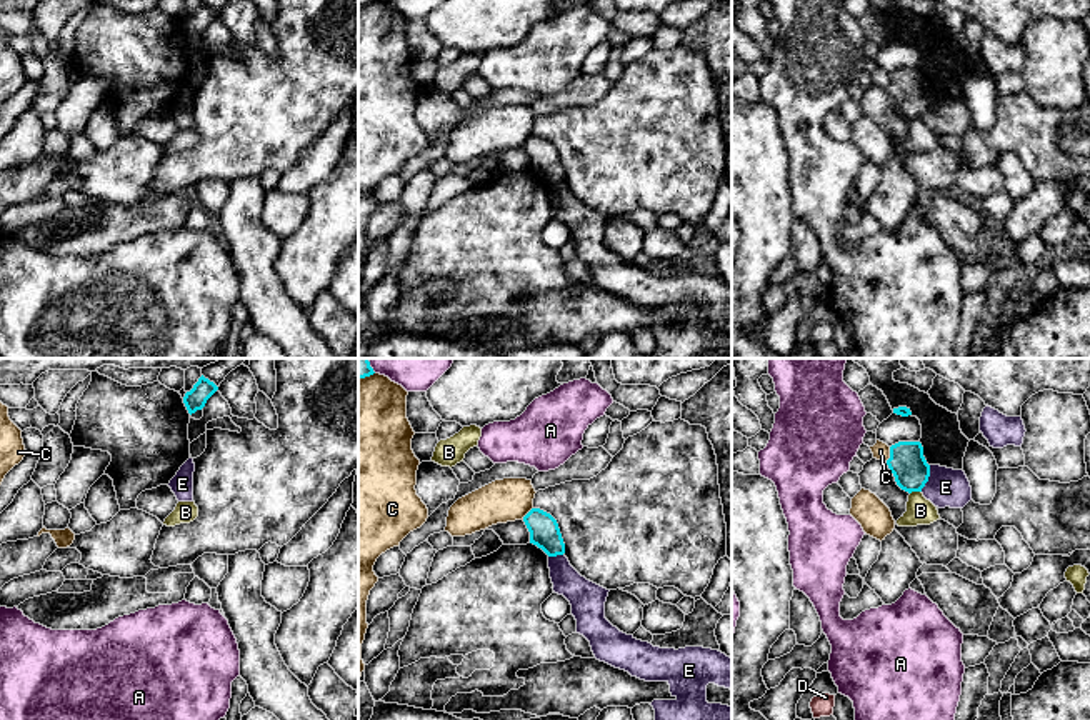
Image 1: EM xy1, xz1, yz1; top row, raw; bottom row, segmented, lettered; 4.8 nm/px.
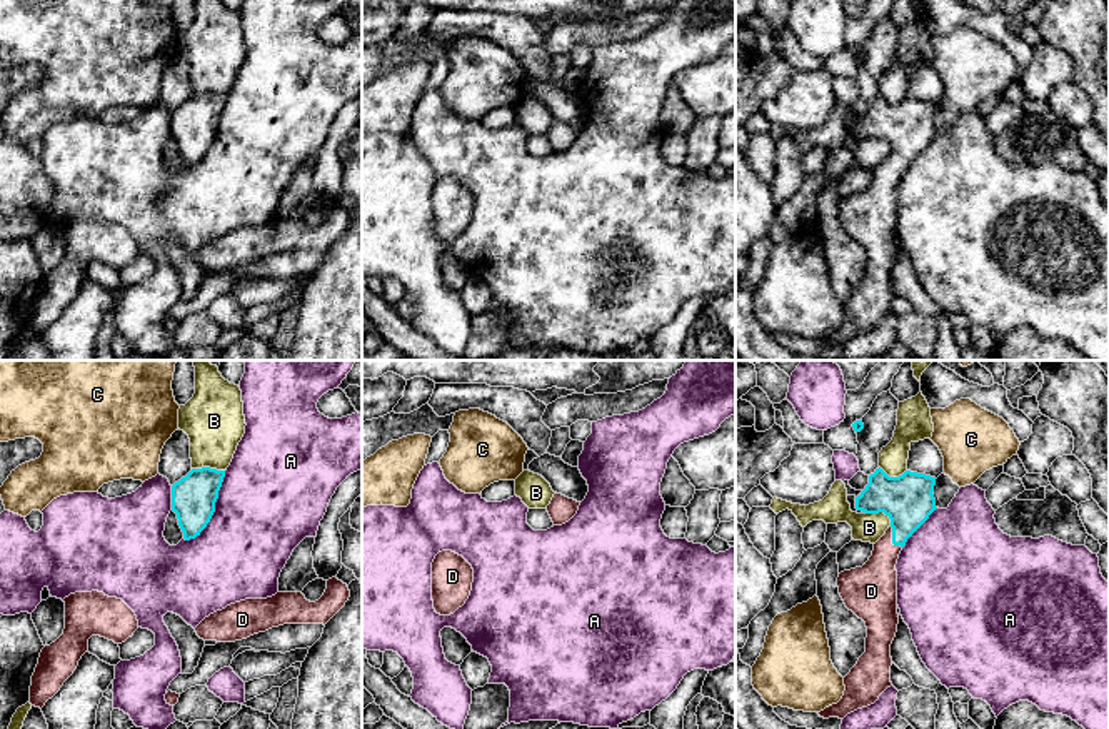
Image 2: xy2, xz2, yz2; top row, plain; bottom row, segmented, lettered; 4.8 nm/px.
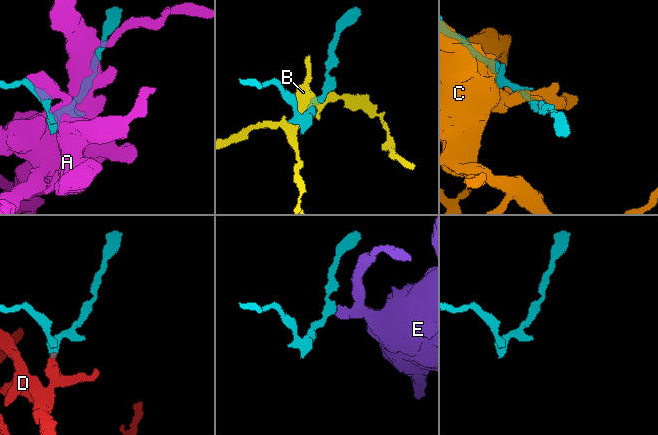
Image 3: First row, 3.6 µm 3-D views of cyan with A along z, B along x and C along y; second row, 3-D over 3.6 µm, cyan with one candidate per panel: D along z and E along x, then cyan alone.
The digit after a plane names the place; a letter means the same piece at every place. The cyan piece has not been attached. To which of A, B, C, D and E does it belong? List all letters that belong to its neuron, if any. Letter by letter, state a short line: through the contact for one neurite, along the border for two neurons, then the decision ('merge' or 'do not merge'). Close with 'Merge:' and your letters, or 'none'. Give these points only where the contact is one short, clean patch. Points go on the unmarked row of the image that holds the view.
A: do not merge
B: do not merge
C: do not merge
D: line yz2 (908, 125), (906, 145), (893, 165), (886, 175), (874, 212); merge
E: line yz1 (930, 92), (930, 102), (920, 117); do not merge
Merge: D

